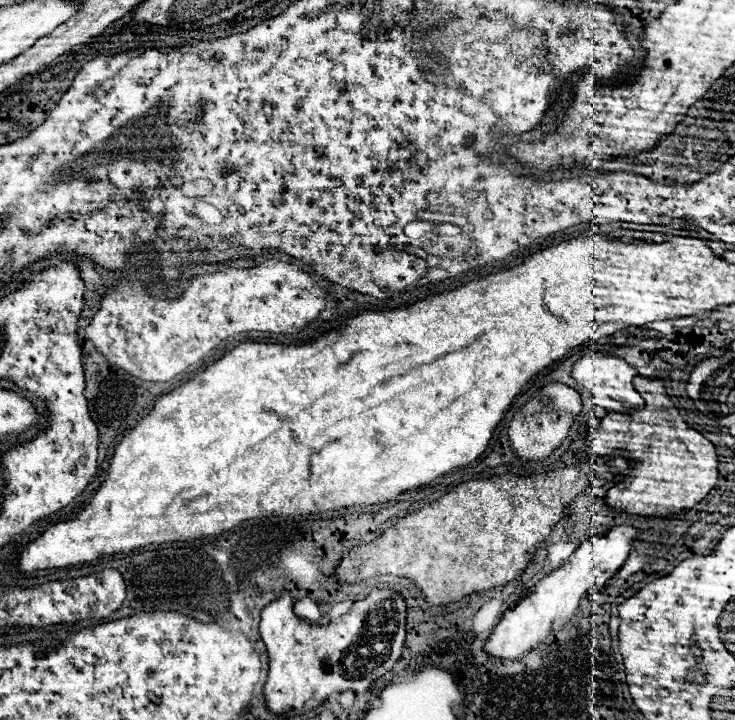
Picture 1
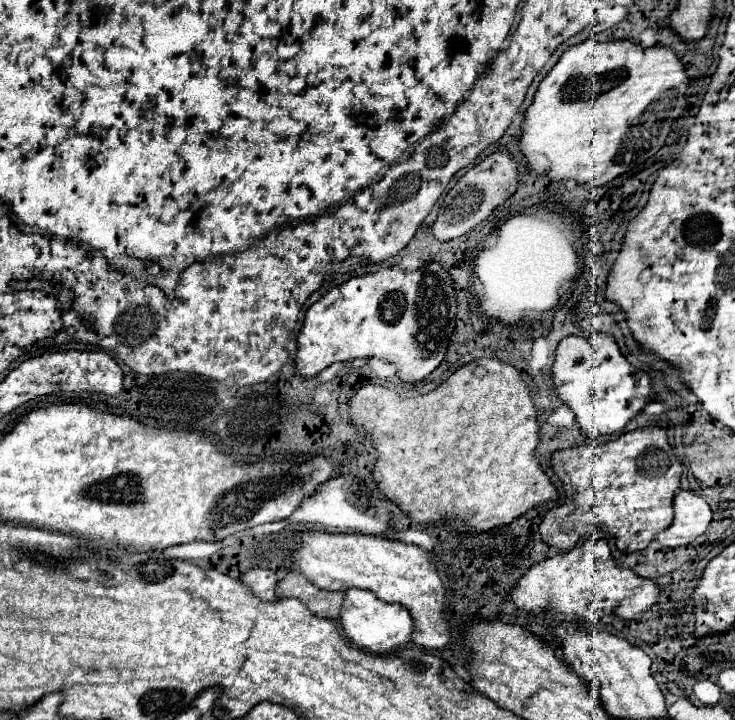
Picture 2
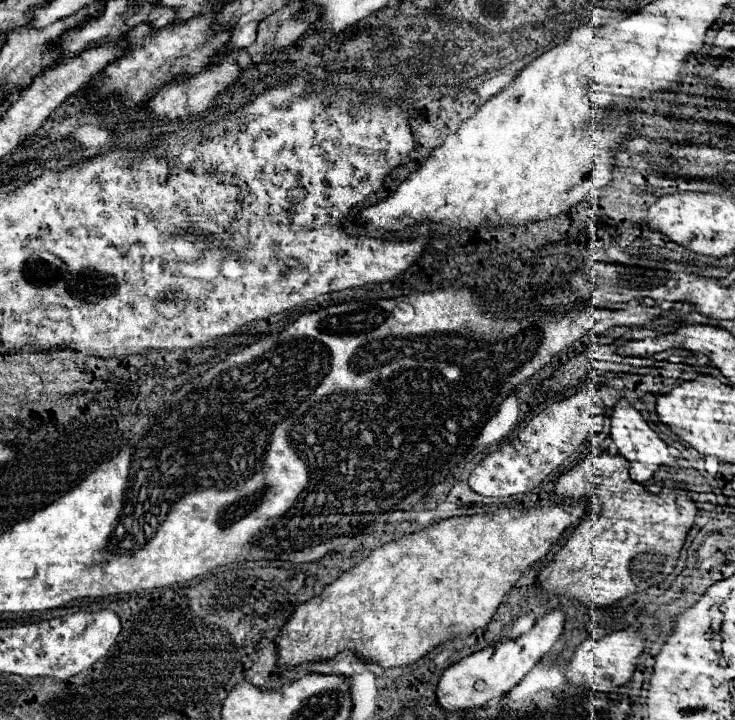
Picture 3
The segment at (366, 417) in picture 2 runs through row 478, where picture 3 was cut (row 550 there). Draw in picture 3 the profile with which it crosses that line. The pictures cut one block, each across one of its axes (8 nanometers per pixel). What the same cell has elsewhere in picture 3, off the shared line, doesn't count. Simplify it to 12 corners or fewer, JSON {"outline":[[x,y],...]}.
{"outline":[[584,504],[458,516],[300,604],[278,672],[484,628]]}

